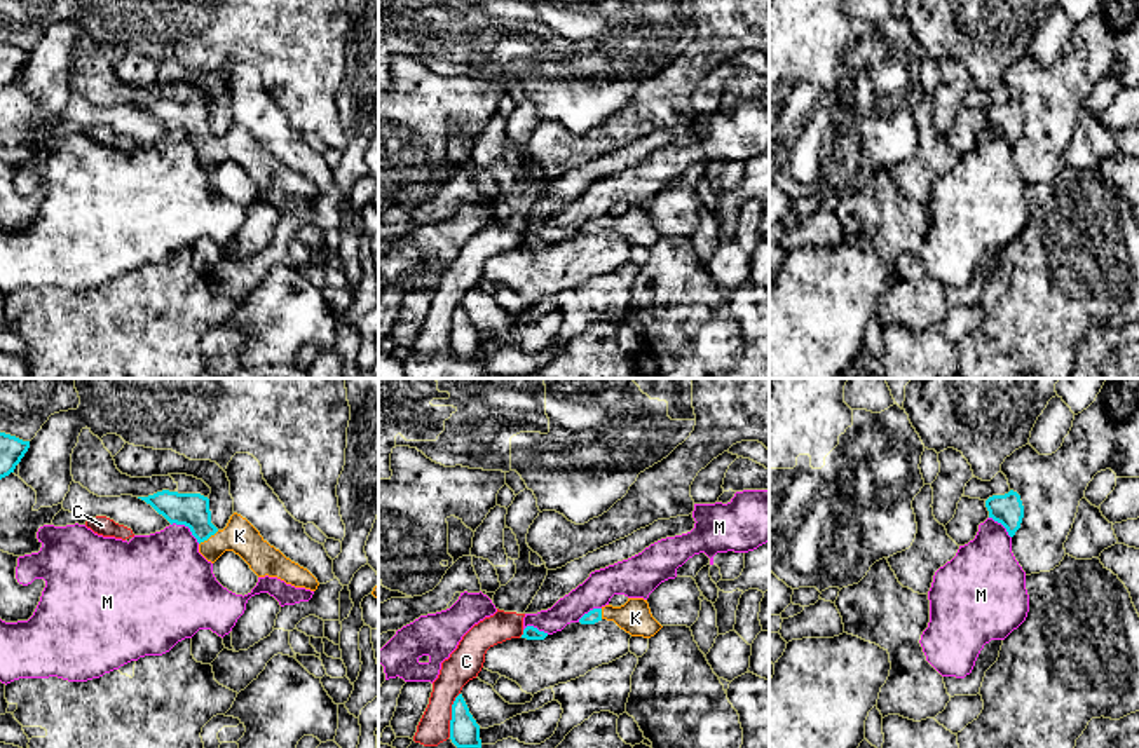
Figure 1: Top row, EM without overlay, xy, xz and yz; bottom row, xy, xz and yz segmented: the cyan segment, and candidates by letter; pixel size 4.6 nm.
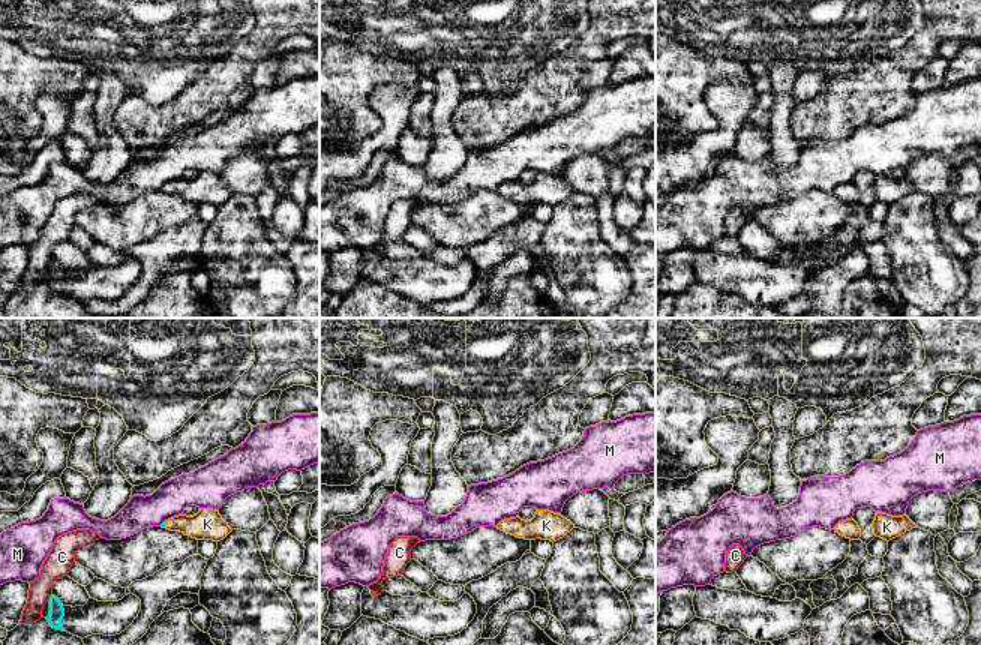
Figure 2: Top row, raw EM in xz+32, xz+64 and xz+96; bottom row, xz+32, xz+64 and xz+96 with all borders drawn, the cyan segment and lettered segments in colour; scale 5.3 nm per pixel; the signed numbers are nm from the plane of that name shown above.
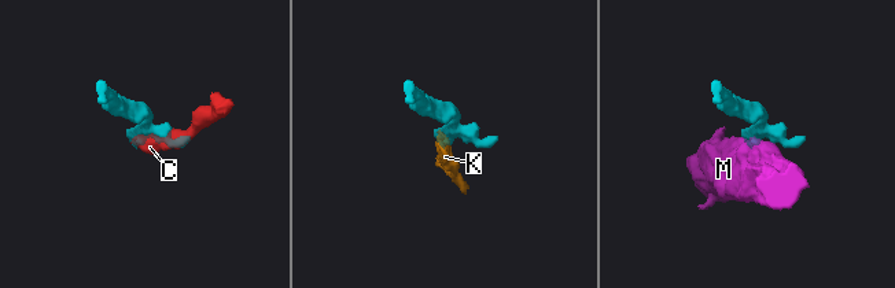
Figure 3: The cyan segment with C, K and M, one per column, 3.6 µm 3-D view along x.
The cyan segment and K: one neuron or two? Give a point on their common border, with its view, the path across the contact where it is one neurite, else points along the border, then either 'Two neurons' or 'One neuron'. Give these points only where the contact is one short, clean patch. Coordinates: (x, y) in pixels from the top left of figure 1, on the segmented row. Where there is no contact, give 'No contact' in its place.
Touches cyan at xy (208, 537). Path across: xy (192, 510), (208, 537), (239, 536). One neuron

